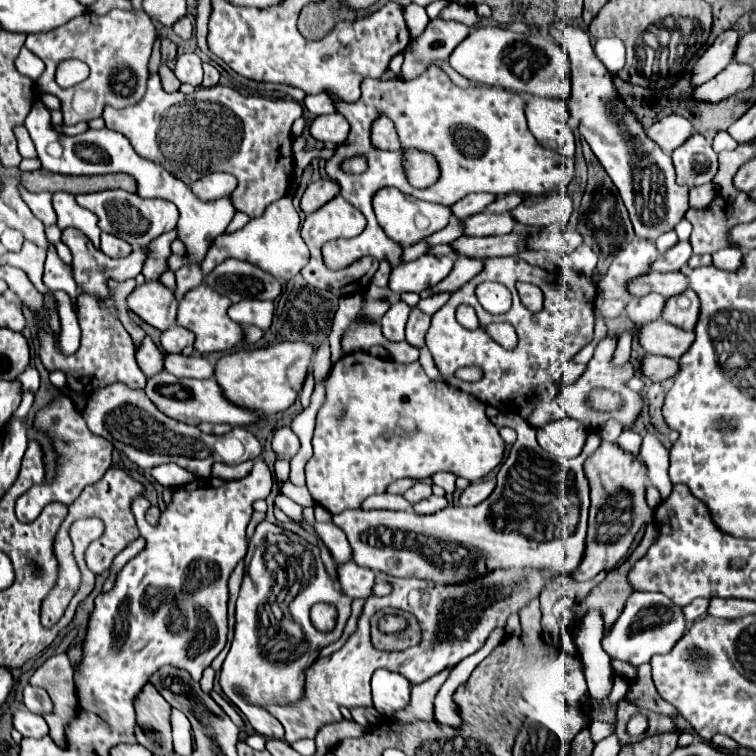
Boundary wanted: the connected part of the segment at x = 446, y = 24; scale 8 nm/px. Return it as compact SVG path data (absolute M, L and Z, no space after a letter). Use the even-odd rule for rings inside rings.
M430 20L428 28L424 30L424 34L420 38L415 39L410 50L403 52L404 62L398 78L404 80L414 79L428 68L428 64L432 60L448 60L448 56L452 54L452 50L470 34L470 28L462 22L454 22L454 20Z

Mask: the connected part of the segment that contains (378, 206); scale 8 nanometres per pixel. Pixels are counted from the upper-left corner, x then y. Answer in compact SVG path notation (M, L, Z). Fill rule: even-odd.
M382 188L382 190L376 192L374 212L376 212L376 218L378 218L380 226L382 226L382 230L388 234L388 238L392 238L402 248L414 246L416 242L424 240L426 236L442 230L452 218L452 210L448 206L416 200L412 196L406 196L402 192L398 192L396 188Z

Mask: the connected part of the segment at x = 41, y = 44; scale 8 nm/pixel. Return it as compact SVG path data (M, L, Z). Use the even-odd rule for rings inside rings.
M132 8L132 10L112 10L104 16L98 16L94 12L84 12L56 30L42 32L42 34L30 34L26 38L26 48L44 60L46 70L36 80L36 84L44 92L60 98L62 112L64 112L64 124L70 126L70 124L78 124L82 120L102 116L104 106L126 108L126 106L136 104L144 96L146 80L148 80L148 60L152 54L154 40L156 40L156 28L154 28L152 20L146 16L144 10ZM68 58L82 60L90 66L90 76L78 86L82 90L90 90L96 94L96 108L90 114L74 112L72 96L74 96L76 88L64 90L54 80L56 66Z

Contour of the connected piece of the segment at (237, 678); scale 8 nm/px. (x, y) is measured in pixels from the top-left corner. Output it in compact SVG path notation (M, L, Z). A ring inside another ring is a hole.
M264 520L256 526L250 544L254 552L246 566L248 580L244 580L244 594L240 594L236 602L234 642L220 672L220 688L226 698L242 710L258 734L282 738L282 724L262 706L292 704L304 698L304 672L316 662L324 646L342 636L352 612L352 600L332 584L318 548L302 536ZM318 602L334 602L338 608L338 624L332 632L318 632L310 624L310 608ZM234 686L240 686L246 698L238 696L232 690Z

